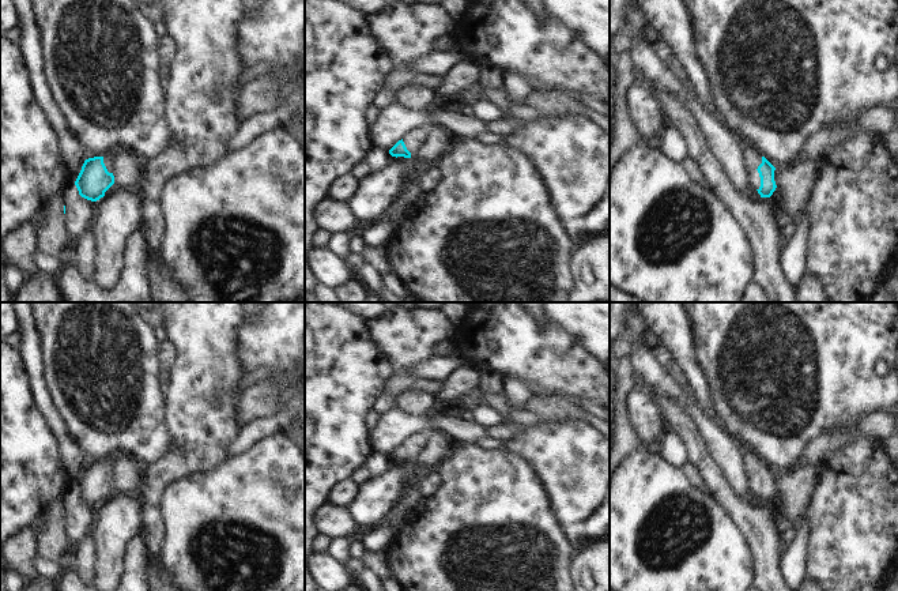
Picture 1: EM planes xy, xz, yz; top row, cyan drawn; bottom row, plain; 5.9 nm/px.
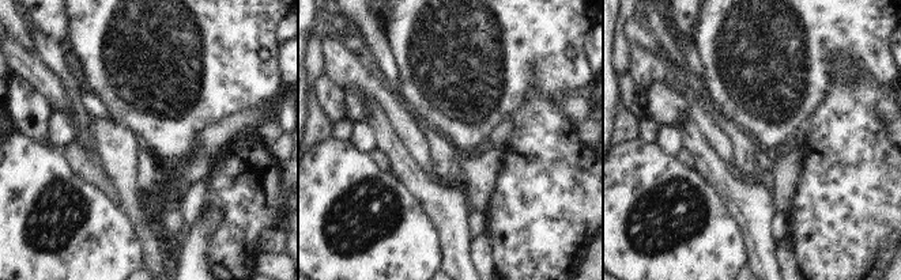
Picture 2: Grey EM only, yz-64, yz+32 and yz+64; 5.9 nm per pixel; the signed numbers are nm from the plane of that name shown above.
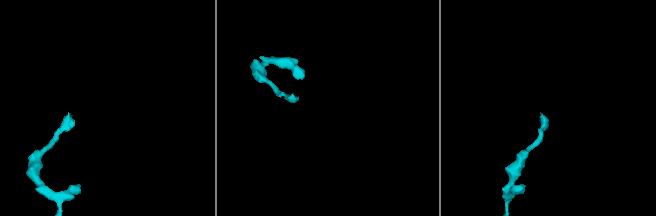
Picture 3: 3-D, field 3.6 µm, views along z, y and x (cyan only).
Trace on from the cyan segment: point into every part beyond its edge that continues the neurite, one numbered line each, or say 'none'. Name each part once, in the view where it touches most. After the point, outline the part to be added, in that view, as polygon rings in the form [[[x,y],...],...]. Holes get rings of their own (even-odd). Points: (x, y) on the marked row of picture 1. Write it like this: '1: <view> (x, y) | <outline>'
1: yz (753, 158) | [[[742,140],[742,143],[744,146],[743,153],[744,153],[744,161],[748,169],[750,187],[754,189],[759,189],[761,177],[756,169],[762,163],[762,155],[754,146],[747,143],[746,140]]]

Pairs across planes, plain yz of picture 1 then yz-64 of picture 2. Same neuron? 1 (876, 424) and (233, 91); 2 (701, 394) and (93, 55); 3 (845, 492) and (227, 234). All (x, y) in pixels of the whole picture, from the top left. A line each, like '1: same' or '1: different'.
1: different
2: different
3: same

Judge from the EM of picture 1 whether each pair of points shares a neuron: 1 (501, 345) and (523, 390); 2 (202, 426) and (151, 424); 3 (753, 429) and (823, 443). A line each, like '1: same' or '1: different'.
1: different
2: different
3: different

